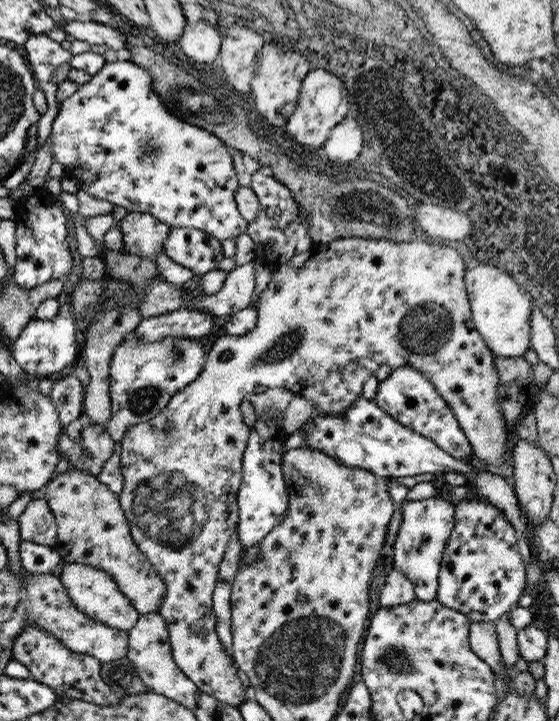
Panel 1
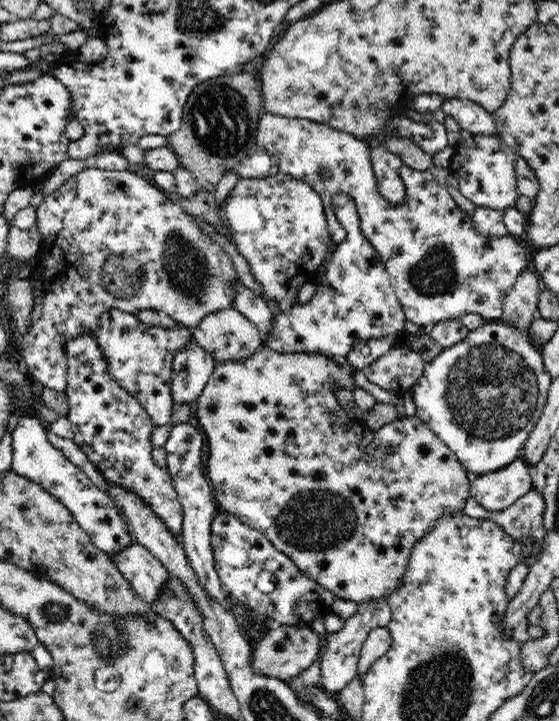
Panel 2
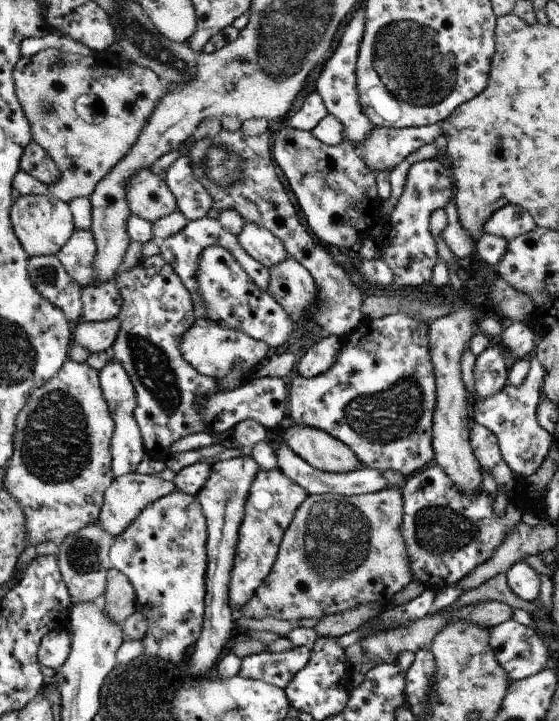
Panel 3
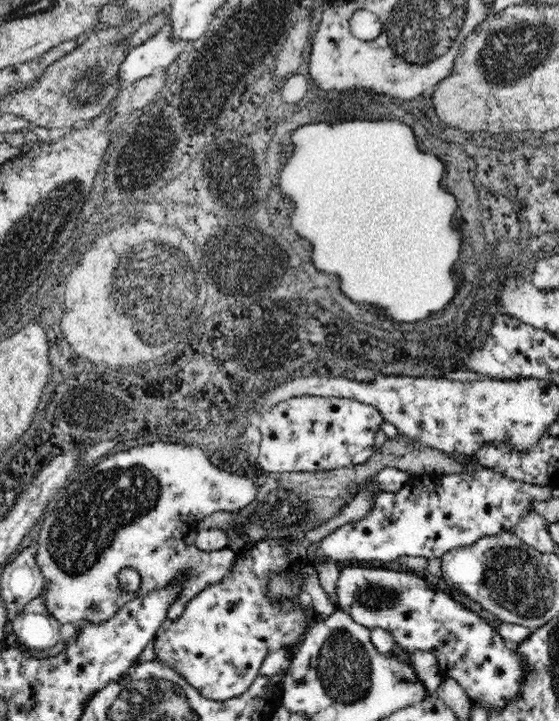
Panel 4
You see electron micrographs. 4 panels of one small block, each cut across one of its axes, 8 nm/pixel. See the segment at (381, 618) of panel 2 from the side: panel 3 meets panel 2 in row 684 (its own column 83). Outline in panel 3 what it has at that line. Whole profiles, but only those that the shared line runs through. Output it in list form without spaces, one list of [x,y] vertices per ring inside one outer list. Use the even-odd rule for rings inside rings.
[[[81,320],[75,326],[77,328],[73,332],[73,344],[83,346],[91,354],[111,352],[111,346],[115,344],[117,332],[121,328],[119,320],[107,320],[107,322],[95,322],[95,324]]]

